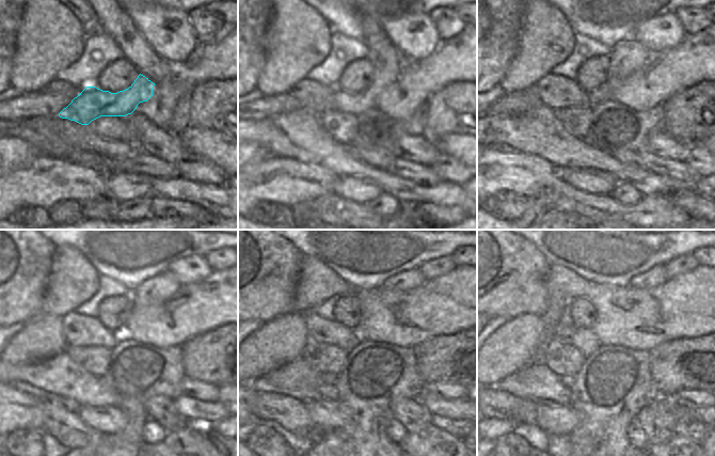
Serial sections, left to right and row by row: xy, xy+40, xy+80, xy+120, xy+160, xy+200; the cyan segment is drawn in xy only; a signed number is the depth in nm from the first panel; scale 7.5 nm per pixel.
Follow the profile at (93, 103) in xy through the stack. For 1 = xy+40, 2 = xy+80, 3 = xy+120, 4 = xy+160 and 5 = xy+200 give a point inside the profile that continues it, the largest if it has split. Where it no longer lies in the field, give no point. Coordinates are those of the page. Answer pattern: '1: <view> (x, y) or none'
1: xy+40 (388, 62)
2: xy+80 (625, 58)
3: xy+120 (155, 291)
4: xy+160 (409, 280)
5: xy+200 (656, 276)

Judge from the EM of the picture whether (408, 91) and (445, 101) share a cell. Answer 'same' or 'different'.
different

